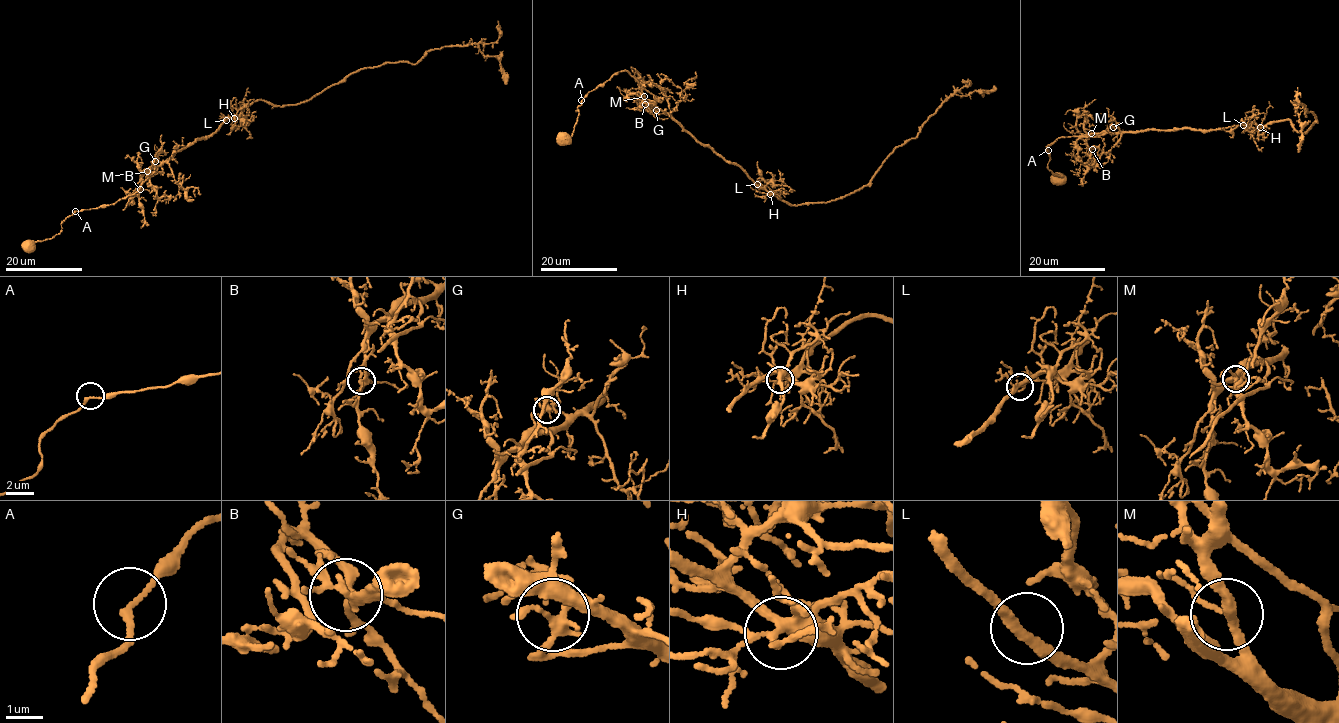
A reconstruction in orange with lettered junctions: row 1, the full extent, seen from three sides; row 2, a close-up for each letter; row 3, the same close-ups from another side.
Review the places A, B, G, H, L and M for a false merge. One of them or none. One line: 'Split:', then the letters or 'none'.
Split: none

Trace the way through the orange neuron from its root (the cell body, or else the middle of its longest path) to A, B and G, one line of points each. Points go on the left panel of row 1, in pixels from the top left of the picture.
A: (225, 119), (214, 133), (188, 143), (156, 166), (156, 174), (142, 182), (133, 194), (111, 204), (75, 211)
B: (225, 119), (214, 133), (188, 143), (160, 165), (148, 167), (141, 178), (140, 189)
G: (225, 119), (214, 133), (188, 143), (162, 162), (154, 158), (155, 161)

